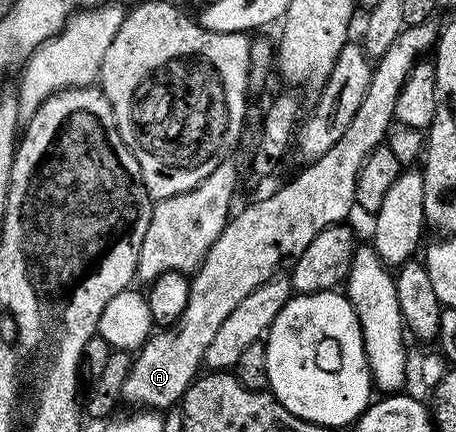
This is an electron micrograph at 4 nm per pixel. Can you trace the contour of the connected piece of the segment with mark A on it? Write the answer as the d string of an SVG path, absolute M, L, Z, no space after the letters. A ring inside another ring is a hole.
M432 20L405 26L394 40L394 44L386 48L381 58L375 59L366 96L362 96L358 112L354 112L354 118L350 120L350 124L346 124L346 132L342 132L339 140L329 150L322 152L322 156L307 163L303 167L305 170L298 171L281 190L274 191L269 198L264 198L261 202L250 203L245 210L235 211L234 217L224 225L218 240L214 240L214 244L200 261L200 267L191 275L188 284L188 303L182 316L178 316L173 326L157 329L133 357L130 376L126 376L124 385L122 398L125 403L137 402L137 407L151 408L157 412L175 407L183 399L188 385L196 381L198 371L204 363L206 348L210 348L210 343L214 341L214 332L218 332L222 320L226 320L226 316L230 316L230 312L234 312L234 308L238 308L238 304L246 300L246 296L250 296L254 288L269 282L279 271L276 269L287 258L288 262L300 255L314 240L314 236L318 236L323 229L345 221L344 217L356 206L356 176L370 152L374 152L377 146L387 139L389 129L394 122L392 116L394 100L398 98L398 92L406 82L406 76L412 67L435 47L437 29L437 23Z

